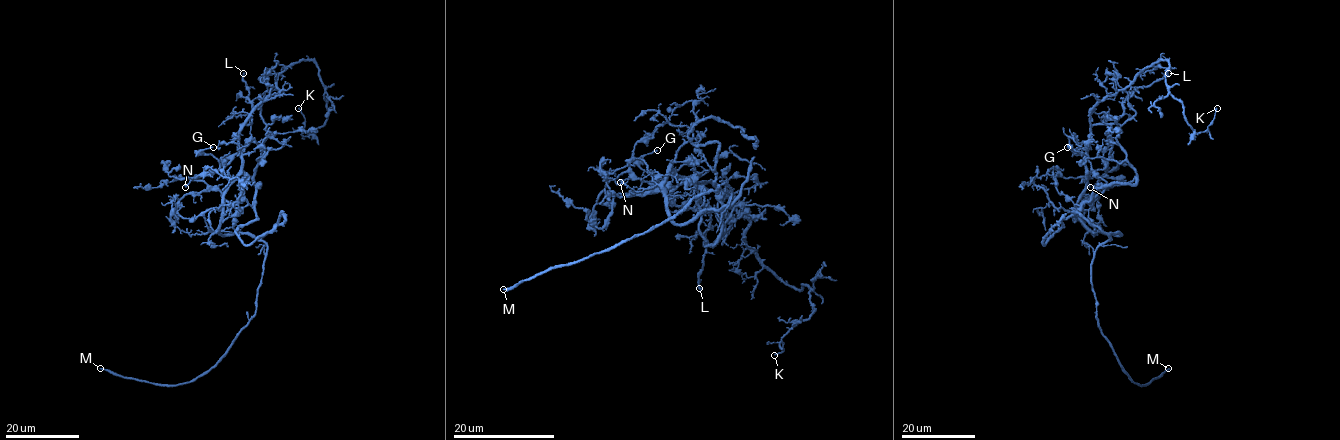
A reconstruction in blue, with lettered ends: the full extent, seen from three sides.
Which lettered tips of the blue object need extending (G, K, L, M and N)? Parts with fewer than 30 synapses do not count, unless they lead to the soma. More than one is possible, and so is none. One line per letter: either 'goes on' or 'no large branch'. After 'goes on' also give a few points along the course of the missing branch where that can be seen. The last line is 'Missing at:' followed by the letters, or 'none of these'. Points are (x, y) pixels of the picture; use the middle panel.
G: no large branch
K: no large branch
L: goes on; missing branch runs (699, 288), (708, 299), (717, 328), (727, 327), (735, 337), (744, 333)
M: goes on
N: no large branch
Missing at: L, M

